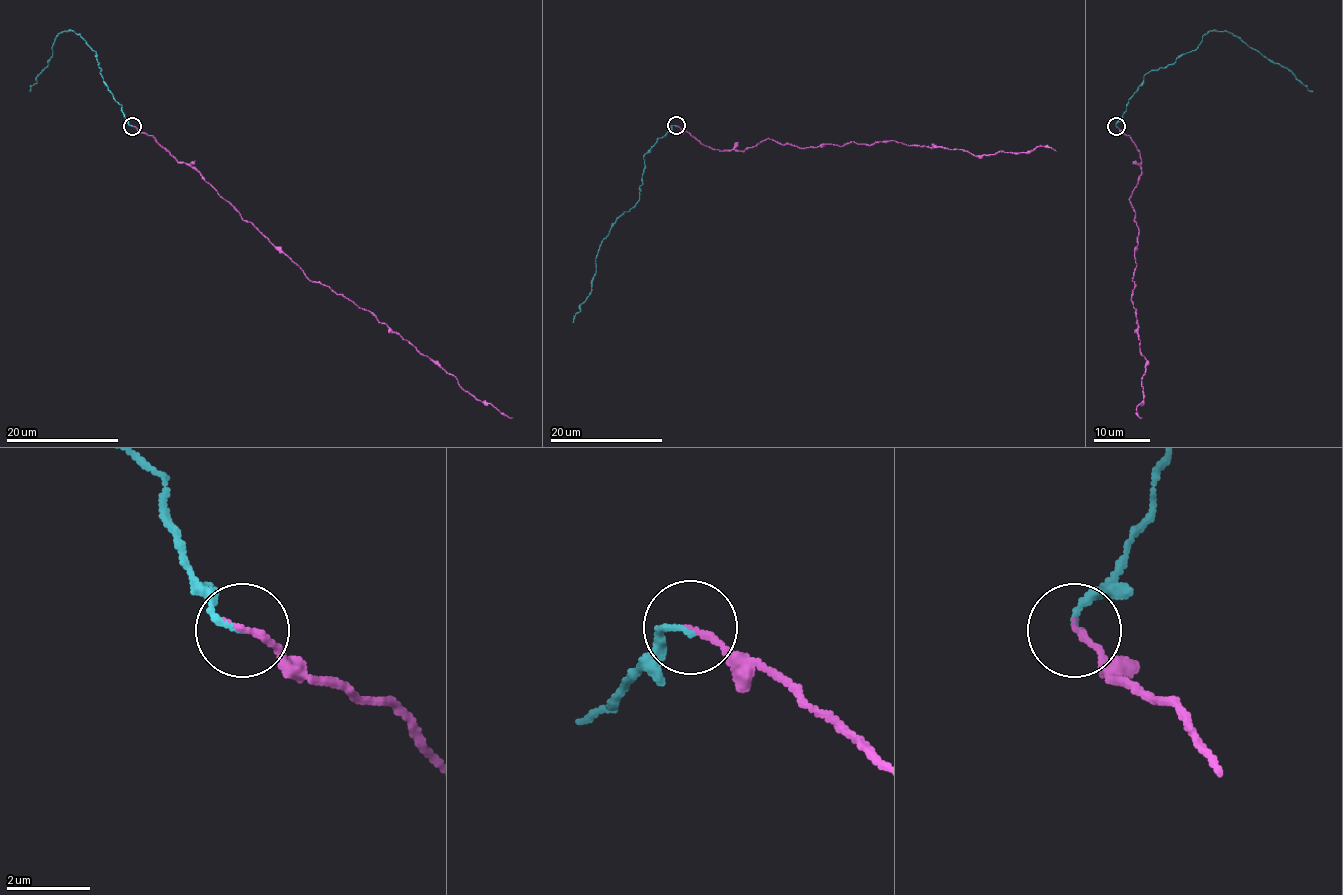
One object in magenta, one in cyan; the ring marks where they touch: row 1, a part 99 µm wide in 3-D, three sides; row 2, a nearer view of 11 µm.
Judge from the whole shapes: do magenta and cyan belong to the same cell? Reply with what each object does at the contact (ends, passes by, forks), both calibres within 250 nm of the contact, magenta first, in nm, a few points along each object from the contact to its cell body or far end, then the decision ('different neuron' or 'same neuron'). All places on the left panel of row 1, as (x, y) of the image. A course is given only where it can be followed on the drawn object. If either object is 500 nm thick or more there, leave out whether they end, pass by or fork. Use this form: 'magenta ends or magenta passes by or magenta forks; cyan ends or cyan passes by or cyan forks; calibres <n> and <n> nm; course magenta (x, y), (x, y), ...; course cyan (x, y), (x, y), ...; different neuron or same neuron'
magenta ends; cyan ends; calibres 170 and 130 nm; course magenta (132, 126), (200, 173), (310, 279), (366, 309), (454, 376), (463, 390), (512, 419); course cyan (131, 126), (101, 76), (97, 56), (73, 31), (62, 31), (56, 36), (47, 67), (28, 91); different neuron

